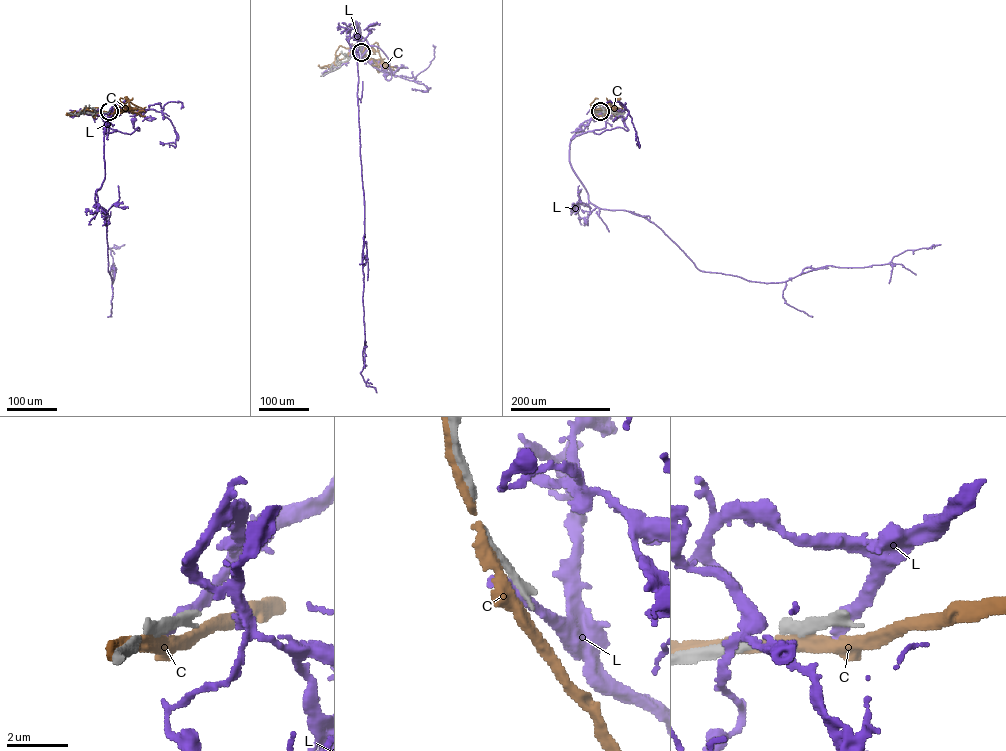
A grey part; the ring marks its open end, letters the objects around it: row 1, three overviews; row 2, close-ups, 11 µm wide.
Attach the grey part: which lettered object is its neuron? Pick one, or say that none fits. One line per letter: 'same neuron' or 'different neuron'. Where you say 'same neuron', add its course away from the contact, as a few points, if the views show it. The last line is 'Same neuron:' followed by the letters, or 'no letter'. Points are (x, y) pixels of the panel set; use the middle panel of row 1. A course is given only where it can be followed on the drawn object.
C: different neuron
L: different neuron
Same neuron: no letter

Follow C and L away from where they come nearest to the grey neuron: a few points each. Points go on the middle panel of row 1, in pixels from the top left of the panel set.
C: (361, 51), (374, 65), (378, 67), (381, 64), (393, 74), (379, 71)
L: (361, 52), (361, 57), (369, 46), (382, 50), (389, 61), (391, 78), (387, 80), (385, 75)

